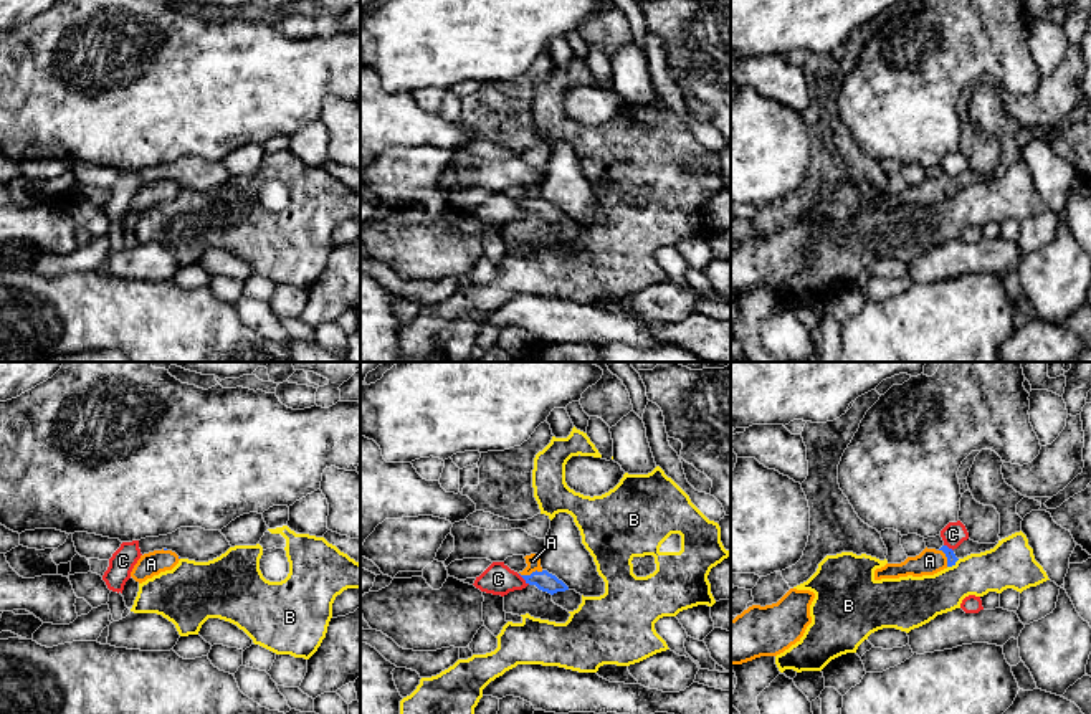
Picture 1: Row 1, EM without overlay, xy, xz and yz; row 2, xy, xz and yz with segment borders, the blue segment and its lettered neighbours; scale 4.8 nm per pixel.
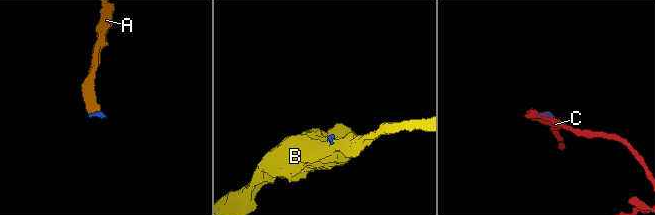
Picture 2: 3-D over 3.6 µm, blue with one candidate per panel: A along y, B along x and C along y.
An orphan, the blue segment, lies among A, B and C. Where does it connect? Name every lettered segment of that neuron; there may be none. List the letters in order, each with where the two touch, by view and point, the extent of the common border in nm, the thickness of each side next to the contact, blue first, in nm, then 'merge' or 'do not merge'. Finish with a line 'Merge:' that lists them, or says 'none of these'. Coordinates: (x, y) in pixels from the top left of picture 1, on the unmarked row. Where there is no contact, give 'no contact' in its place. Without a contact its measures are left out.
A: contact xz (533, 202); length 120 nm; calibres 90 and 70 nm; merge
B: contact yz (952, 194); length 80 nm; calibres 50 and 240 nm; do not merge
C: contact xz (524, 209); length 80 nm; calibres 90 and 160 nm; do not merge
Merge: A

